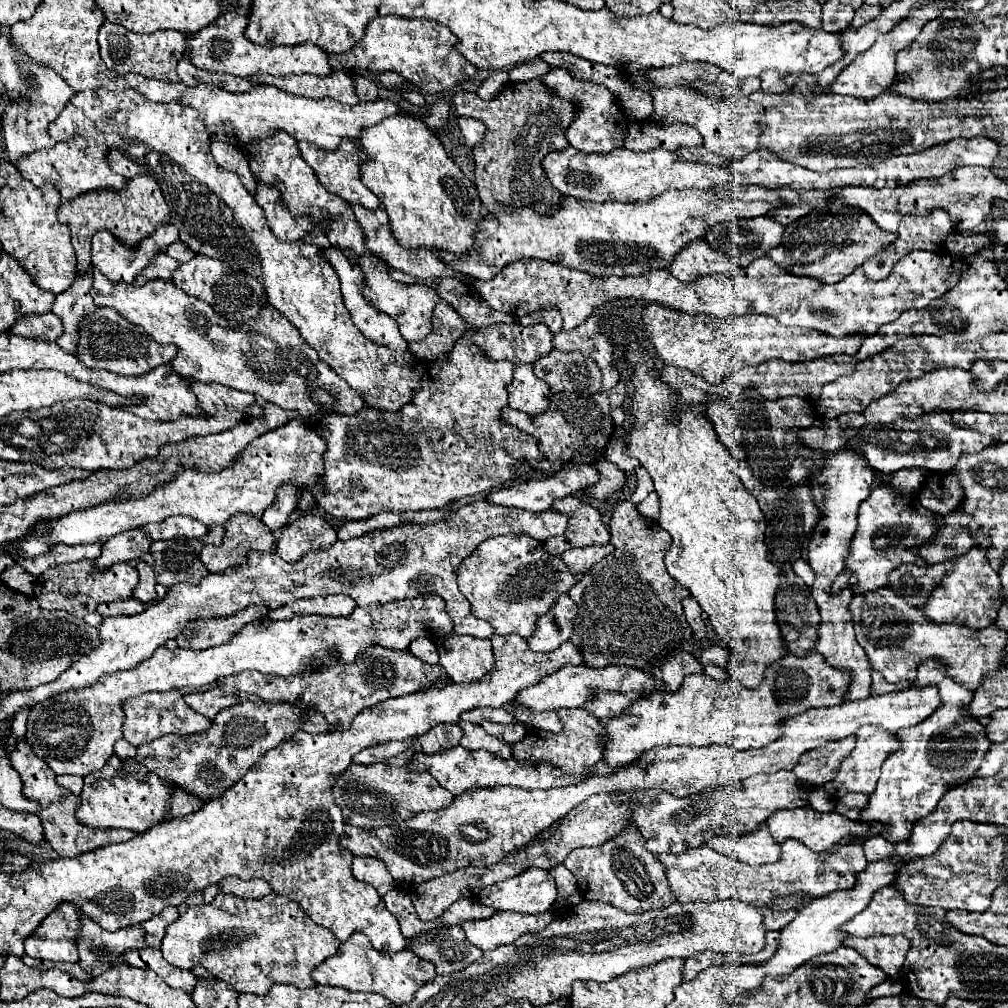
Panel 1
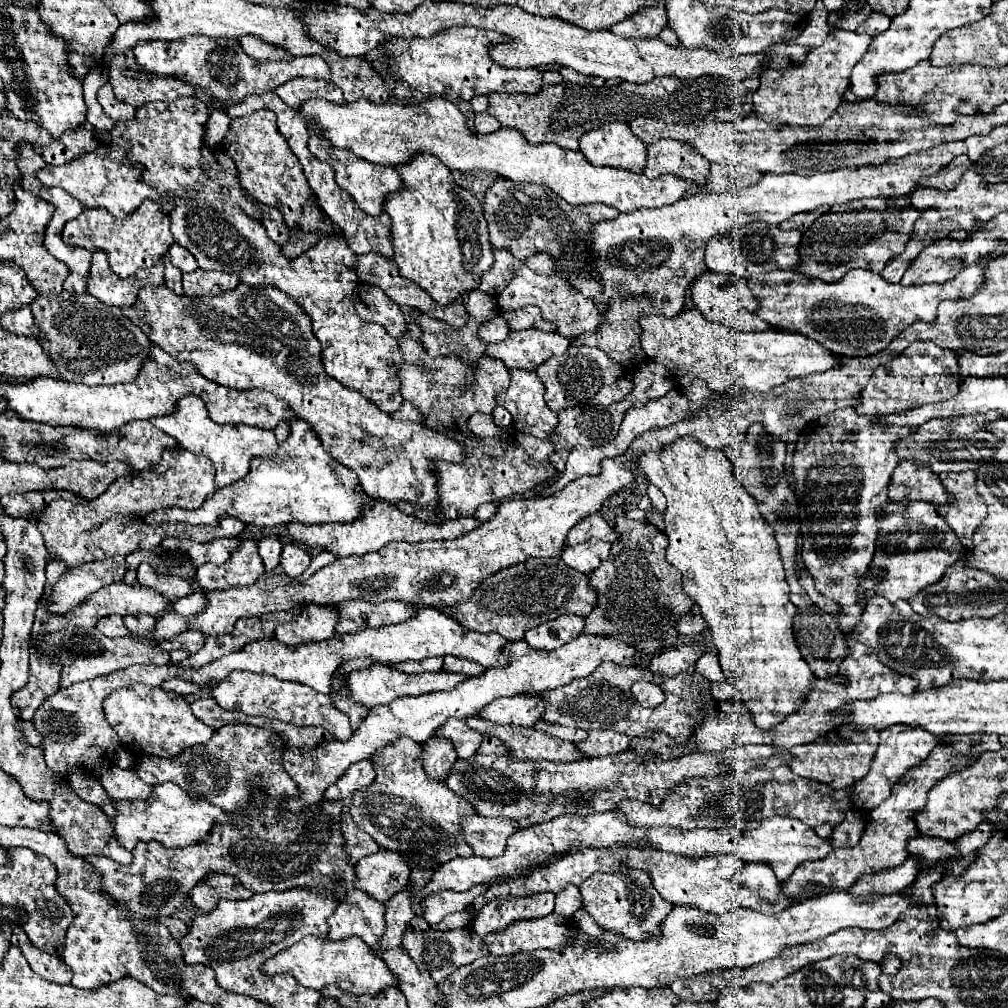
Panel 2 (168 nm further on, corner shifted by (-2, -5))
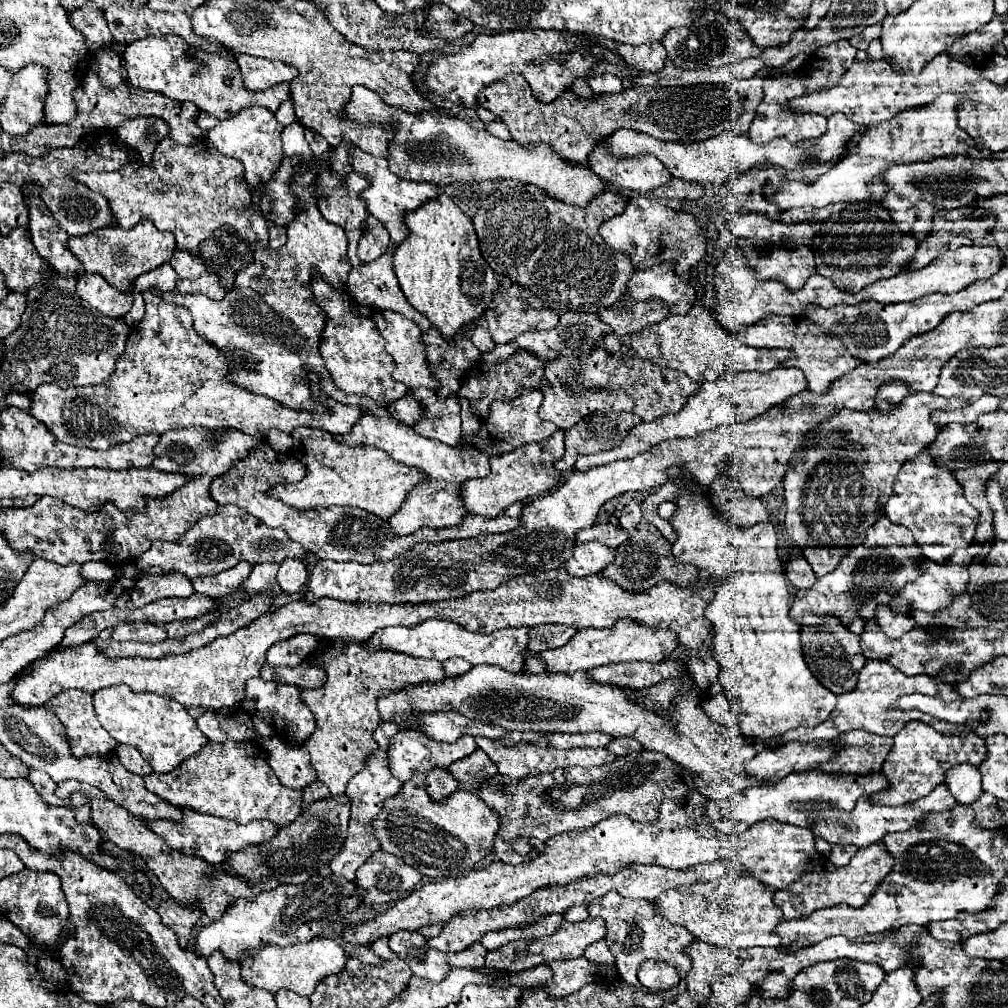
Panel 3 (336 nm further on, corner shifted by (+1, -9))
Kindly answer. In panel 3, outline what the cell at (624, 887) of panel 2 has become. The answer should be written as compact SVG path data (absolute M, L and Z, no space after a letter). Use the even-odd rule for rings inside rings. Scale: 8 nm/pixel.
M615 891L593 901L587 911L589 911L589 917L601 917L607 925L605 941L609 945L609 951L617 959L617 973L621 979L625 979L629 985L633 985L637 989L643 989L643 985L637 979L637 969L645 959L657 959L657 961L665 961L665 963L673 965L681 975L679 987L669 991L669 997L665 997L665 1001L675 1001L673 997L679 997L685 991L685 985L687 985L685 975L691 969L691 959L683 953L683 947L687 947L693 941L693 935L685 933L685 929L681 929L679 925L673 925L673 923L665 921L663 917L659 917L655 913L655 905L651 905L651 901L625 899L625 897L619 897Z

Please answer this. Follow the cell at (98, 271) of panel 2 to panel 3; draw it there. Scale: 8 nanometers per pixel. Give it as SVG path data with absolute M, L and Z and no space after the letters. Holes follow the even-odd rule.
M83 275L77 279L77 295L107 317L121 319L133 305L131 293L113 289L101 275Z

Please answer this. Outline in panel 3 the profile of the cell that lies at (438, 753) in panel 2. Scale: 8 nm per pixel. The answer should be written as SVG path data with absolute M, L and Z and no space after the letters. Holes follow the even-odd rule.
M445 769L429 771L425 785L427 785L425 789L433 801L445 801L447 797L451 797L453 791L459 789L459 783Z

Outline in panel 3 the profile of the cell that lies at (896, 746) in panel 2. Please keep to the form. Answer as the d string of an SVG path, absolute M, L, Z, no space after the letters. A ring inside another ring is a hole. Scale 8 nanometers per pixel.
M923 721L907 723L899 735L895 735L895 745L883 765L883 773L889 779L891 787L873 795L873 801L879 805L905 805L919 797L929 795L937 785L945 781L945 773L961 763L979 765L985 759L985 739L975 733L955 733L941 735L931 725Z

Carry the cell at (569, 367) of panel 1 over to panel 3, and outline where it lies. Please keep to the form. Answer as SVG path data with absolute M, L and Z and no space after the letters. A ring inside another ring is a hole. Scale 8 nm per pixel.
M595 349L589 357L557 357L545 365L549 387L543 389L543 405L539 415L567 431L593 411L631 411L643 421L655 421L667 413L677 413L699 383L677 369L657 367L637 357L613 357L607 349Z

